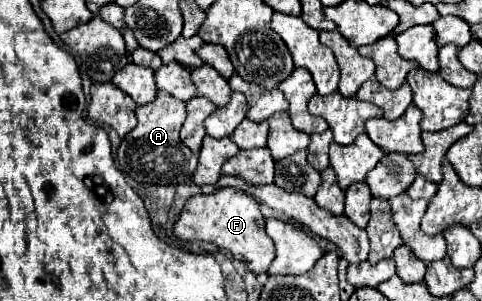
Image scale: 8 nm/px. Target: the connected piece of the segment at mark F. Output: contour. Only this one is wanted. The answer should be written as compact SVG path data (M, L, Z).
M223 187L215 193L191 197L179 215L173 233L185 241L207 241L231 251L231 255L237 261L243 261L255 275L267 273L275 257L275 247L271 237L265 233L265 221L259 211L259 203L235 187Z

